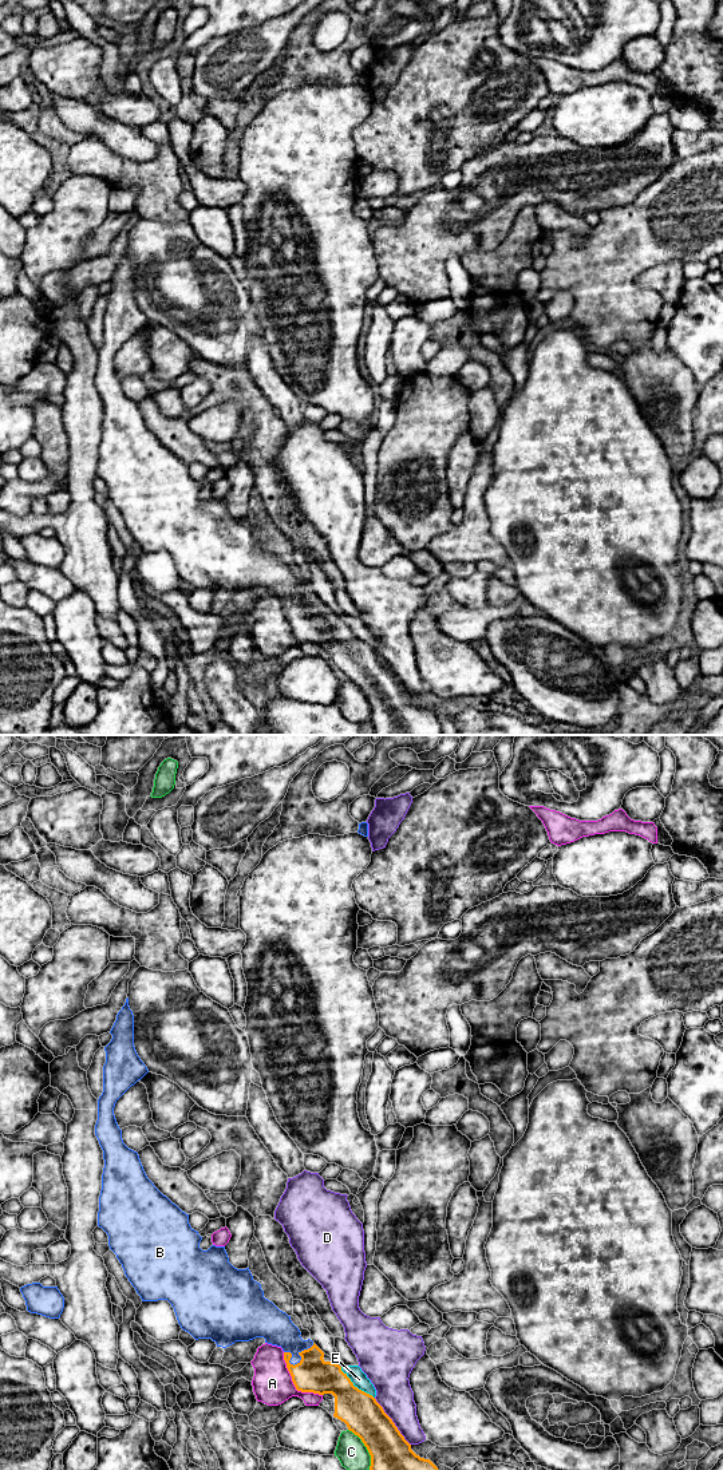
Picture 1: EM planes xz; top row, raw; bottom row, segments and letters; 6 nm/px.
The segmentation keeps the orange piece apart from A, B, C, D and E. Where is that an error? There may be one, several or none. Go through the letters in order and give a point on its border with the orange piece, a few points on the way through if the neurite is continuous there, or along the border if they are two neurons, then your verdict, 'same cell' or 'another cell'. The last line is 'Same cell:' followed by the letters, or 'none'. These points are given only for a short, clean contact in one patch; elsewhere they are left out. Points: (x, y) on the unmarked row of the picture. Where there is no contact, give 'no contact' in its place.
A: xz (293, 633) | another cell
B: xz (299, 604) | across xz (312, 624), (299, 604), (275, 576) | same cell
C: xz (367, 699) | another cell
D: xz (392, 672) | another cell
E: xz (354, 636) | another cell
Same cell: B

